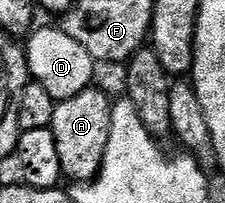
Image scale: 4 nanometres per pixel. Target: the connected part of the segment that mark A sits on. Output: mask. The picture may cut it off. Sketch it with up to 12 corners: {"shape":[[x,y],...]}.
{"shape":[[99,86],[59,101],[52,119],[62,170],[95,180],[113,101]]}

